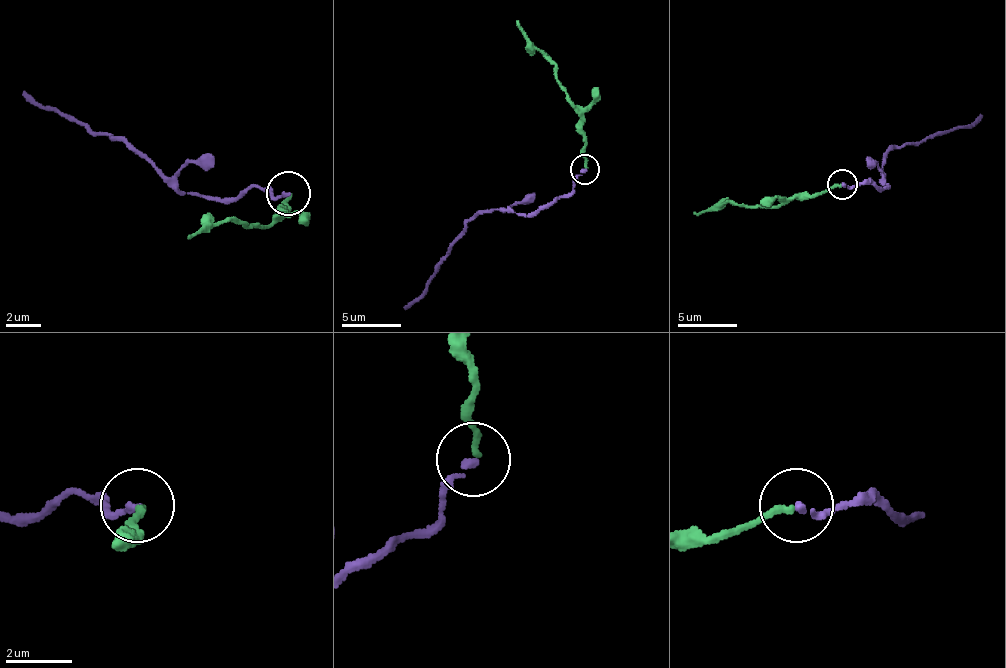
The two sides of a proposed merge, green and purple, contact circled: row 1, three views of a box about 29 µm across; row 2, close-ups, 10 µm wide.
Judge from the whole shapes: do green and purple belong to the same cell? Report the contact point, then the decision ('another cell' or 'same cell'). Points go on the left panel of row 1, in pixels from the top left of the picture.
at (288, 193); same cell

